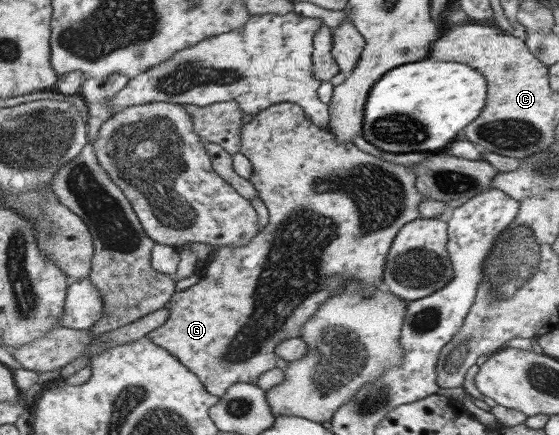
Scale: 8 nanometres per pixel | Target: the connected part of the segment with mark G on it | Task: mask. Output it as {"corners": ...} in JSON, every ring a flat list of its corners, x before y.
{"corners":[[278,102,278,104,272,104,272,106,251,115,249,122,240,126,240,150,238,152,250,161,253,173,248,177,248,181,252,183,254,190,256,190,256,196,266,207,268,224,258,230,256,236,244,246,214,249,208,257,204,276,199,276,198,282,186,288,186,290,174,292,167,303,168,318,166,318,164,324,144,336,144,338,148,337,152,343,164,348,174,358,177,358,180,364,186,366,189,371,192,371,192,374,196,375,196,378,199,378,200,384,206,392,216,397,222,396,226,392,226,388,236,384,236,382,255,384,262,372,272,370,274,362,276,362,276,354,274,354,276,344,280,344,288,338,300,336,300,328,306,322,306,318,310,318,318,310,320,302,330,298,330,296,340,294,340,290,344,288,346,282,358,280,364,286,370,284,370,286,378,286,382,289,384,287,381,282,382,270,392,240,400,227,420,218,418,204,426,199,416,191,412,165,404,166,394,164,387,158,380,159,373,156,372,152,359,150,352,143,336,143,334,133,312,124,305,112,294,102]]}

